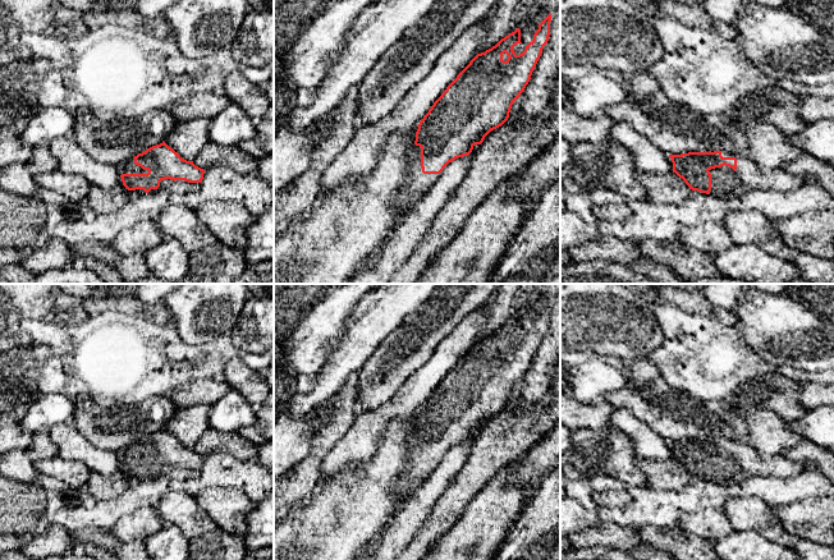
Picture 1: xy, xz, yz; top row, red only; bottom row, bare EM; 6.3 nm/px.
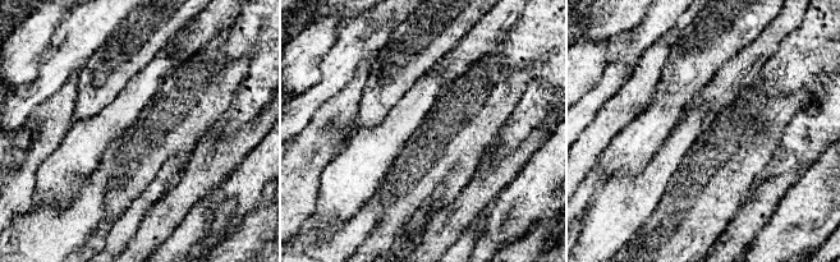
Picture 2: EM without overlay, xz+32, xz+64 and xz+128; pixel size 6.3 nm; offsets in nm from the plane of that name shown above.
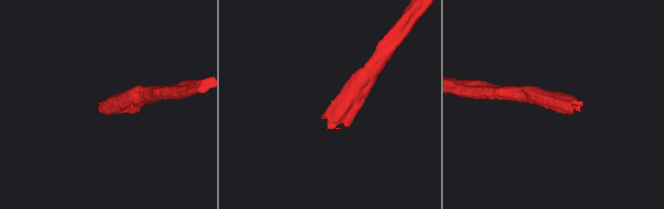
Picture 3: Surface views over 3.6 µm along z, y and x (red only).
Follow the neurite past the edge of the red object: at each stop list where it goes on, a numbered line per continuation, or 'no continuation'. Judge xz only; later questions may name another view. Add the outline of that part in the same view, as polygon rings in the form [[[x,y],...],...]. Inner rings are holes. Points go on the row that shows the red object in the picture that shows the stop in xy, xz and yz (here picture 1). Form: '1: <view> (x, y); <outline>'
1: xz (417, 184); [[[416,146],[408,155],[408,179],[407,188],[400,194],[398,202],[397,220],[404,219],[408,210],[413,207],[434,185],[439,174],[423,174],[421,167],[421,147]]]

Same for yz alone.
1: yz (725, 183); [[[721,151],[721,156],[736,157],[737,170],[725,165],[709,170],[711,174],[710,194],[730,198],[755,188],[791,192],[806,184],[802,178],[784,169],[761,171],[744,153]]]

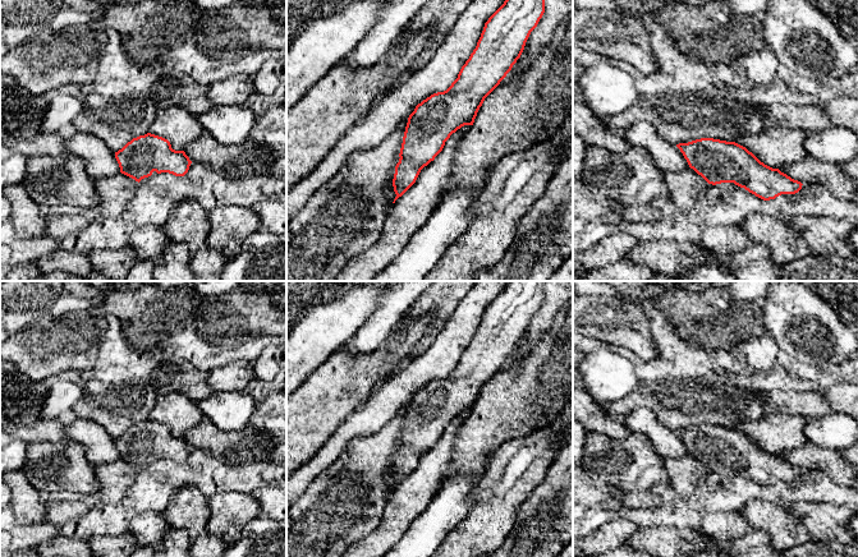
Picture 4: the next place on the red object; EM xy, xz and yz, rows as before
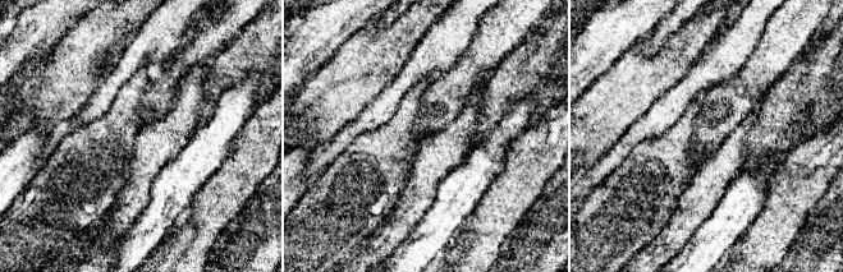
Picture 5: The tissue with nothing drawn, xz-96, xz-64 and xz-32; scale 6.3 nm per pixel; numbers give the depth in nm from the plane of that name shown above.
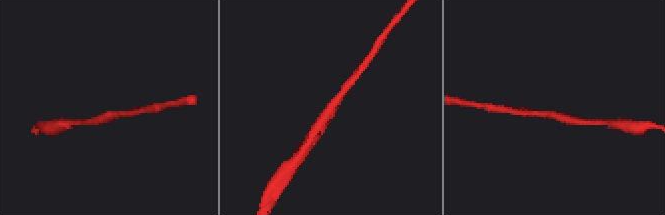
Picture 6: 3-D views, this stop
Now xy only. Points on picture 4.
no continuation

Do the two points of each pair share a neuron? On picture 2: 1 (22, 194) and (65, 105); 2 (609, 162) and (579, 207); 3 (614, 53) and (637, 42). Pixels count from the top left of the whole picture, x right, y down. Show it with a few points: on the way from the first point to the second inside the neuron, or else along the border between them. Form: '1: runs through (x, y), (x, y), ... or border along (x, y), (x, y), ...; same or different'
1: runs through (24, 173), (42, 143), (49, 127); same
2: runs through (601, 174), (583, 196); same
3: runs through (619, 49), (628, 47), (632, 44); same

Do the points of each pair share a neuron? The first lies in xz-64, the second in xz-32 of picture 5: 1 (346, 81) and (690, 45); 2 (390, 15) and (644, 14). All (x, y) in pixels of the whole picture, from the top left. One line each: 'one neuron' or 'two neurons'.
1: one neuron
2: two neurons

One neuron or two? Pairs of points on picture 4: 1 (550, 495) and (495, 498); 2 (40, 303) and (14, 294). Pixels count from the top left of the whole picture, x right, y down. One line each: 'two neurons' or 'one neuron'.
1: two neurons
2: one neuron

